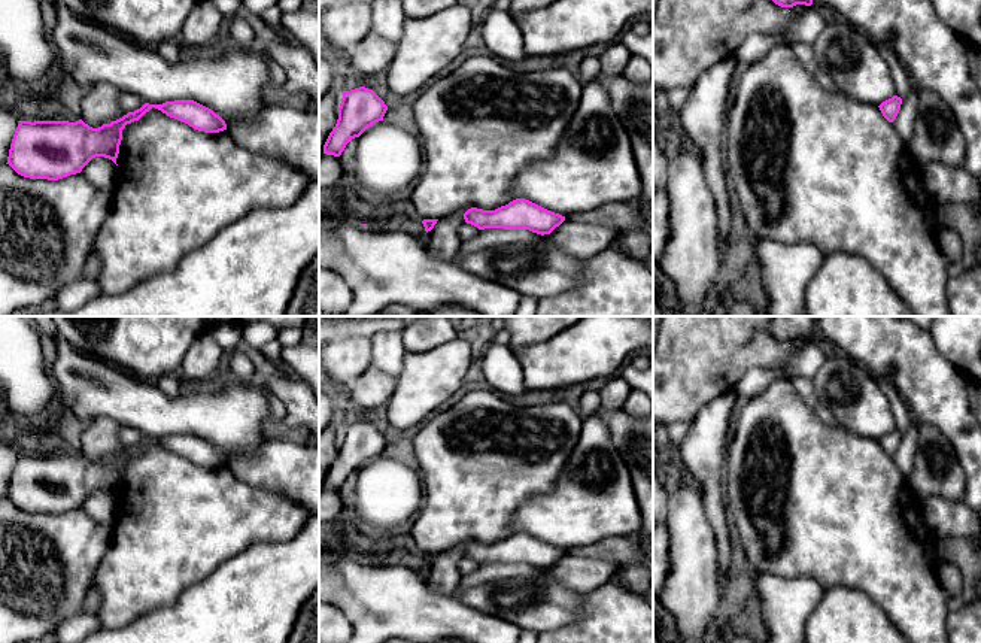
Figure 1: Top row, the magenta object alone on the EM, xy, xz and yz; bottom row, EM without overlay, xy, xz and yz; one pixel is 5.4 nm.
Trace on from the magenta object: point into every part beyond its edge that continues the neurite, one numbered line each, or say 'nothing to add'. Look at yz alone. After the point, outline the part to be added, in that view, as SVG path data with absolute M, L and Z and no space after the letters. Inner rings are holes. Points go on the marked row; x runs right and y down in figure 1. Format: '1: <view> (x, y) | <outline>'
nothing to add

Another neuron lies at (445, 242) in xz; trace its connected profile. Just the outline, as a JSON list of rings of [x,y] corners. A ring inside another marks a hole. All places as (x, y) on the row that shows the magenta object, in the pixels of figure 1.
[[[464,206],[450,215],[440,218],[434,228],[428,231],[429,243],[429,255],[443,261],[453,261],[459,248],[461,239],[458,236],[458,230],[462,224],[465,224],[464,213],[473,206]]]

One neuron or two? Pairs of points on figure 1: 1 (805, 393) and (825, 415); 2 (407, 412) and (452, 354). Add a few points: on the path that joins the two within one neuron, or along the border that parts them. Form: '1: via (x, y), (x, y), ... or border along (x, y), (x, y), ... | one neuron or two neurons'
1: via (810, 399), (819, 409) | one neuron
2: via (416, 397), (442, 369) | one neuron

